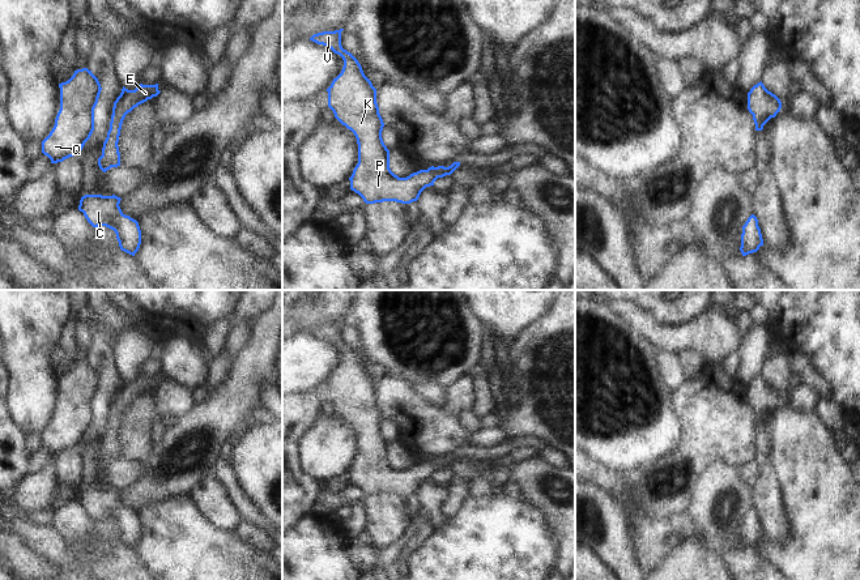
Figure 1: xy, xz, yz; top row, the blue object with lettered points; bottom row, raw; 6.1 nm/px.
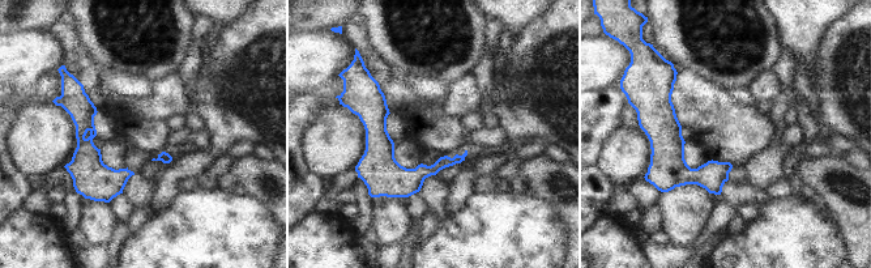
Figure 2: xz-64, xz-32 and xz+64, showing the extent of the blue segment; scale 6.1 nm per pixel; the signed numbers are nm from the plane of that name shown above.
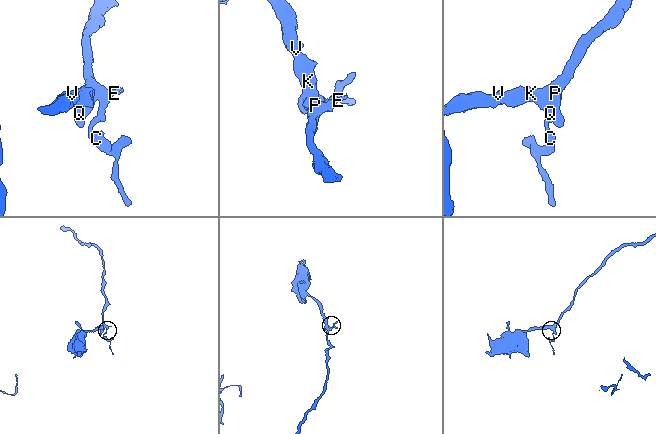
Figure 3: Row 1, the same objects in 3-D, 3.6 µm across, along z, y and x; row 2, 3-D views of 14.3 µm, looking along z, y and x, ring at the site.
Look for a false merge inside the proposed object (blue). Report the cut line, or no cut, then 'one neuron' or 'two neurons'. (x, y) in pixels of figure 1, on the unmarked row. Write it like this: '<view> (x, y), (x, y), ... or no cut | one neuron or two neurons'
no cut | one neuron

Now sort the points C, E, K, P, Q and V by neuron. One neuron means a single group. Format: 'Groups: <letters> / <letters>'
Groups: C E K P Q V

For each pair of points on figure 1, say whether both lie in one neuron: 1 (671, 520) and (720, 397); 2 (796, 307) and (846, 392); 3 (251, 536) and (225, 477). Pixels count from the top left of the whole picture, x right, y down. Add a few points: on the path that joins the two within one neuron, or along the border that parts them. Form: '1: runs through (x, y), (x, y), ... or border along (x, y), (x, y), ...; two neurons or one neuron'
1: border along (685, 511), (677, 515), (664, 515), (660, 519); two neurons
2: runs through (817, 328), (846, 357), (846, 371); one neuron
3: border along (245, 519), (258, 525), (268, 536); two neurons

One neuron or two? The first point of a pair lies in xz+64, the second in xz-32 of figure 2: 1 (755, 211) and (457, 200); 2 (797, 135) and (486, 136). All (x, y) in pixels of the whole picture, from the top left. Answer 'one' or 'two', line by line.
1: one
2: one

